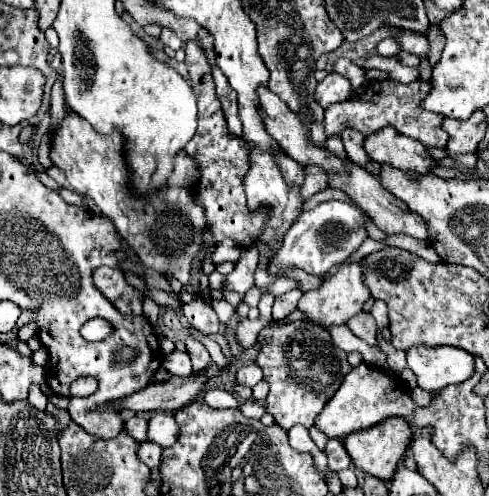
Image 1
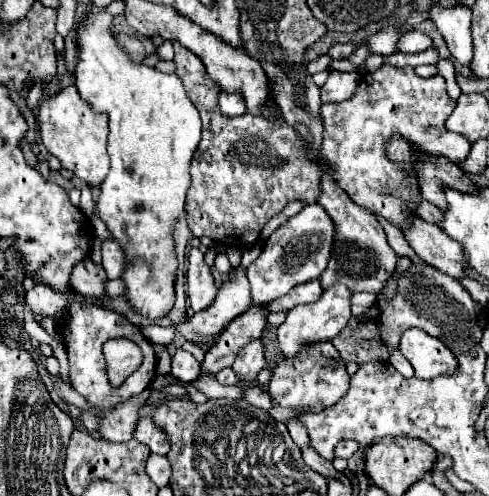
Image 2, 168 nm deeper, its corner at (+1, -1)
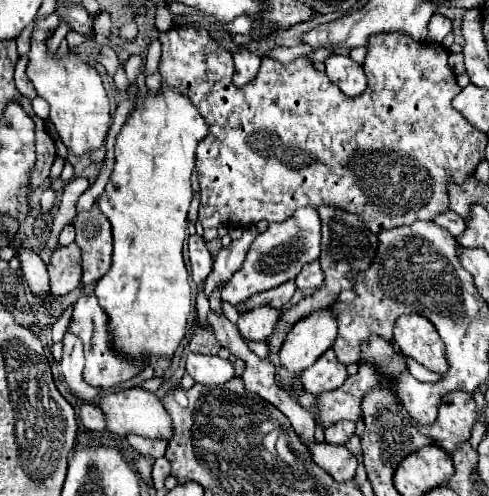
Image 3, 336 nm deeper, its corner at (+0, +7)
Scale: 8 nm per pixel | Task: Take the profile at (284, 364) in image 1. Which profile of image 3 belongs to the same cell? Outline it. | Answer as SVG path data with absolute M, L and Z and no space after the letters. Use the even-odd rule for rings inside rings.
M332 348L328 352L324 352L324 356L320 356L314 362L314 366L306 368L300 374L302 388L312 392L312 394L320 394L320 392L326 392L326 390L336 390L336 388L340 388L340 384L344 384L346 378L348 378L346 366L340 364L340 360L332 352Z

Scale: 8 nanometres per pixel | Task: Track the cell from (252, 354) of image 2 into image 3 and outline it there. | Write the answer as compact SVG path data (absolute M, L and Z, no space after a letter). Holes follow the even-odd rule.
M252 308L240 316L238 330L250 340L266 340L272 334L278 316L278 308Z

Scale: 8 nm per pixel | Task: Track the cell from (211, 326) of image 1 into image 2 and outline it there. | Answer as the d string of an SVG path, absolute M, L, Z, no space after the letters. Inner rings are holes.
M191 248L189 250L189 268L187 268L187 296L193 312L201 312L203 308L209 308L215 302L217 290L213 286L211 270L207 268L201 250Z

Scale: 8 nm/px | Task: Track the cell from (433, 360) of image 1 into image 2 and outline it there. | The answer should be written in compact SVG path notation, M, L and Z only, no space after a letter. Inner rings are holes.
M409 328L403 332L399 350L411 362L415 376L421 380L433 380L443 374L451 374L457 368L455 354L435 336L429 336L421 328Z

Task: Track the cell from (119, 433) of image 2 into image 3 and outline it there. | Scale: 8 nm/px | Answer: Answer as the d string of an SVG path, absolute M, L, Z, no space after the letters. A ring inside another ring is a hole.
M82 404L80 406L80 422L84 426L84 430L90 432L104 432L104 416L98 408L90 406L90 404Z

